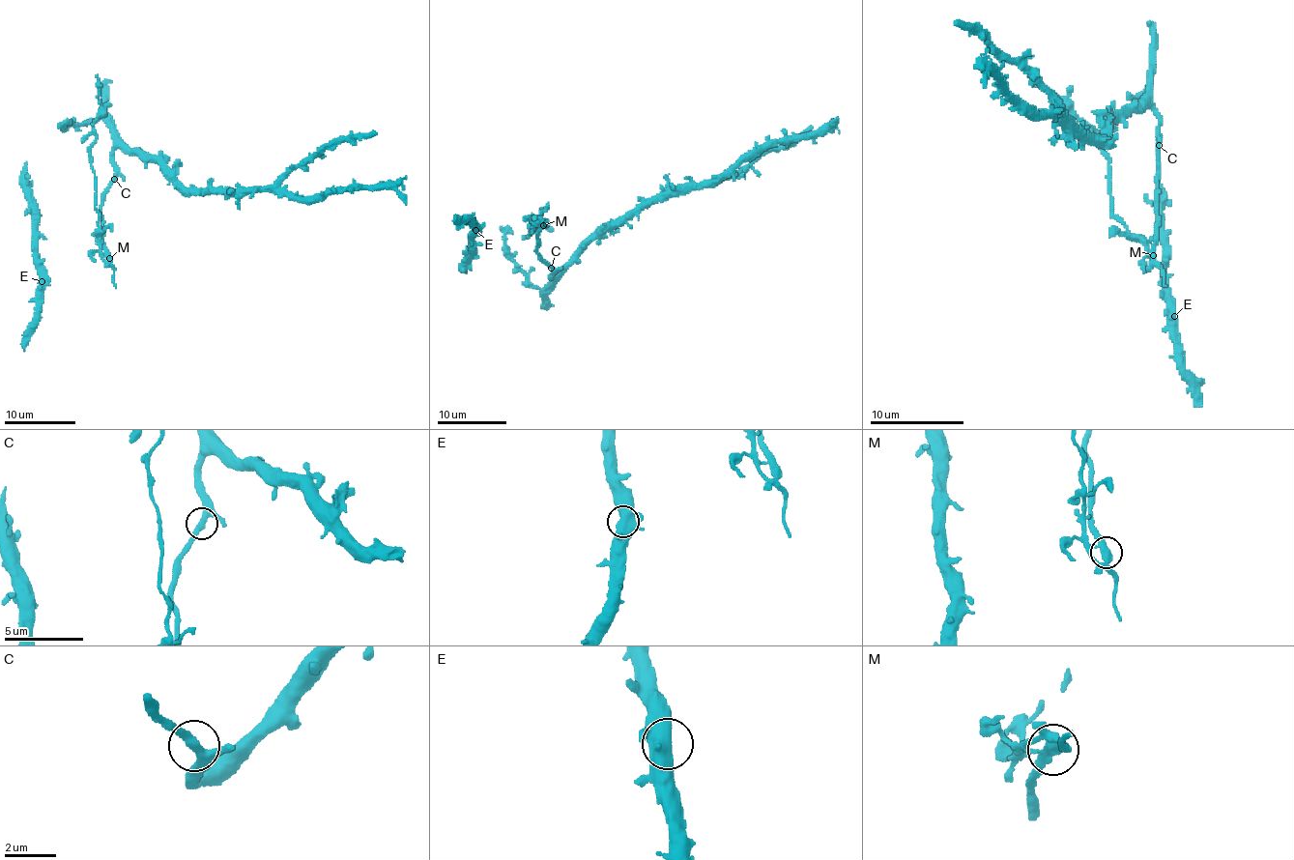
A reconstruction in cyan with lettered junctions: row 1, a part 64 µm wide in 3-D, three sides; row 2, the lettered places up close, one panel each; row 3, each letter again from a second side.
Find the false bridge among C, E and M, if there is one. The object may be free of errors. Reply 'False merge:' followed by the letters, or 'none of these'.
False merge: M

